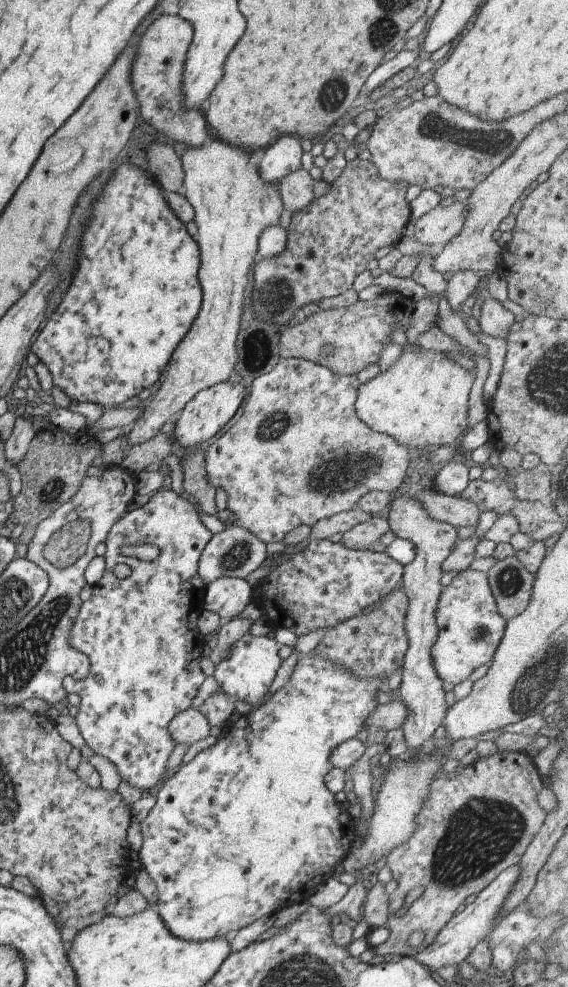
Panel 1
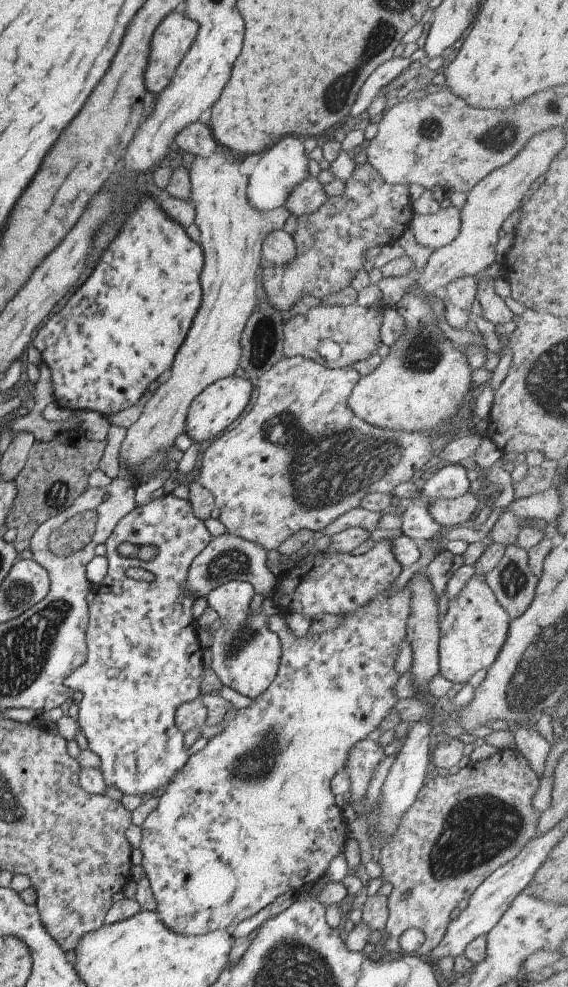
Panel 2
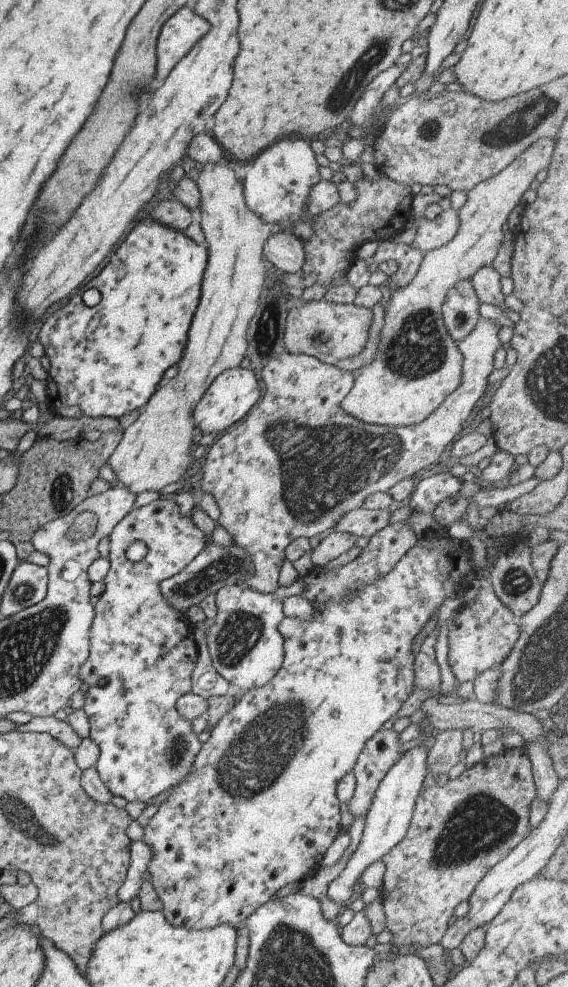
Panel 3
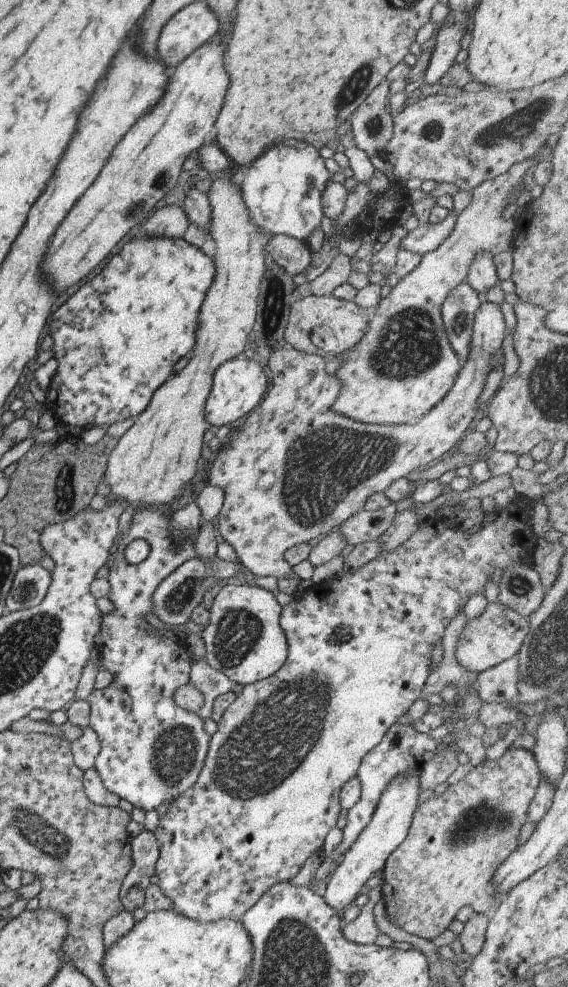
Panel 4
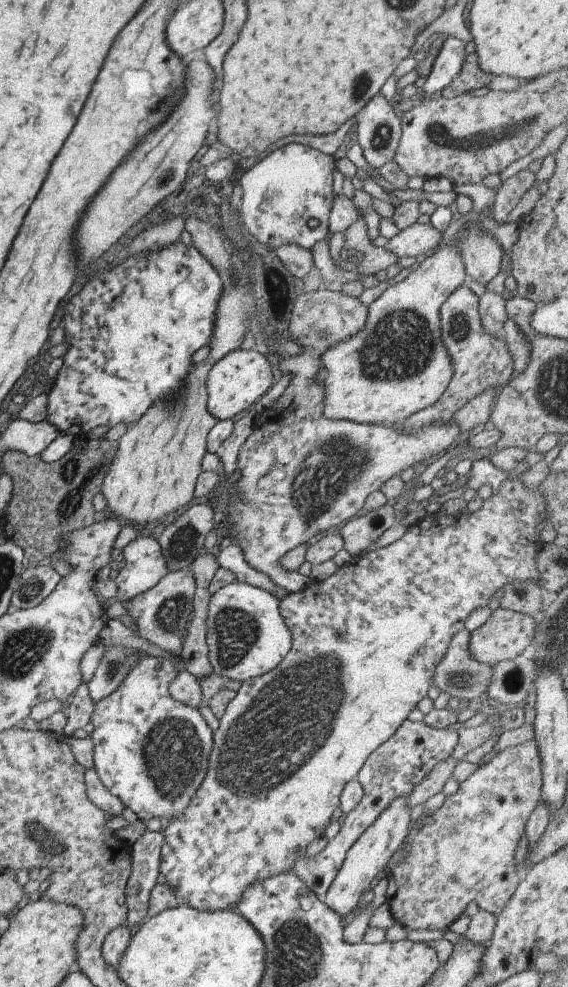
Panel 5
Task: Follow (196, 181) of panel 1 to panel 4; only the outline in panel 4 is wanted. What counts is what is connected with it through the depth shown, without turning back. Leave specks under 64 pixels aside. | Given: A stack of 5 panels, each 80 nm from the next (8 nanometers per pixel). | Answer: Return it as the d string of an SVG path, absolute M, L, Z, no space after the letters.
M218 177L211 181L205 194L210 206L208 236L215 243L214 275L212 285L205 291L204 302L200 306L193 354L173 378L168 378L157 388L143 412L140 412L133 424L116 439L115 446L106 458L104 480L110 486L111 497L125 500L126 505L141 502L137 508L170 505L177 496L184 493L187 480L190 483L198 475L199 462L202 456L207 454L203 433L209 424L204 421L202 408L211 388L213 373L229 359L242 356L256 315L259 285L265 272L264 247L269 236L260 233L254 222L250 221L240 189L235 188L229 179Z

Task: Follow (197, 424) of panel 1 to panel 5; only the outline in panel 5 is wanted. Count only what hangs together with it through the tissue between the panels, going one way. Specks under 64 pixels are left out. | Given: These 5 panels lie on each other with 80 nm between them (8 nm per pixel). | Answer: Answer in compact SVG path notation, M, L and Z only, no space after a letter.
M235 349L220 358L207 373L207 412L217 421L233 418L237 412L247 411L266 392L276 379L271 358L261 349Z

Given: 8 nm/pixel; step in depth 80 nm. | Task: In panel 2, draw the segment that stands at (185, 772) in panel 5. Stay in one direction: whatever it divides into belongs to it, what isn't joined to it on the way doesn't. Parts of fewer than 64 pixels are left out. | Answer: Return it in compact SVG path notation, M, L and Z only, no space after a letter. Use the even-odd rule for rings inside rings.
M165 493L149 501L147 504L137 506L131 509L127 514L124 514L113 527L111 534L105 539L104 545L106 553L104 554L107 560L106 574L103 579L97 584L94 591L93 600L88 604L88 622L84 626L84 643L86 646L85 662L76 668L71 674L68 674L64 685L68 686L77 696L78 713L77 724L83 732L87 741L88 750L97 754L100 758L100 773L105 785L111 785L117 788L121 793L130 795L145 796L160 792L165 785L168 784L173 774L184 766L188 759L187 750L183 748L183 733L177 730L174 723L174 713L176 708L183 703L192 701L200 697L200 681L203 676L202 667L202 651L198 640L196 639L197 624L196 619L191 615L191 606L193 600L182 598L182 585L186 582L187 571L193 558L205 548L205 545L211 540L209 532L205 529L202 520L199 520L192 511L192 506L187 499L180 499L173 496L172 493ZM122 542L130 542L133 544L151 544L157 548L157 556L152 561L144 562L133 558L120 558L117 555L117 545ZM129 567L141 568L147 570L153 575L153 580L150 582L134 580L125 576L124 572Z

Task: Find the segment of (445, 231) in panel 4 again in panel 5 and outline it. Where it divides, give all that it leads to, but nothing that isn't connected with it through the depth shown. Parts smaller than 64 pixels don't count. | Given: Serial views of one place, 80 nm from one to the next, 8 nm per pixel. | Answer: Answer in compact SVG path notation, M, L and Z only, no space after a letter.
M429 223L416 224L394 232L391 240L385 242L384 249L392 252L398 258L402 256L423 256L439 244L440 232Z

